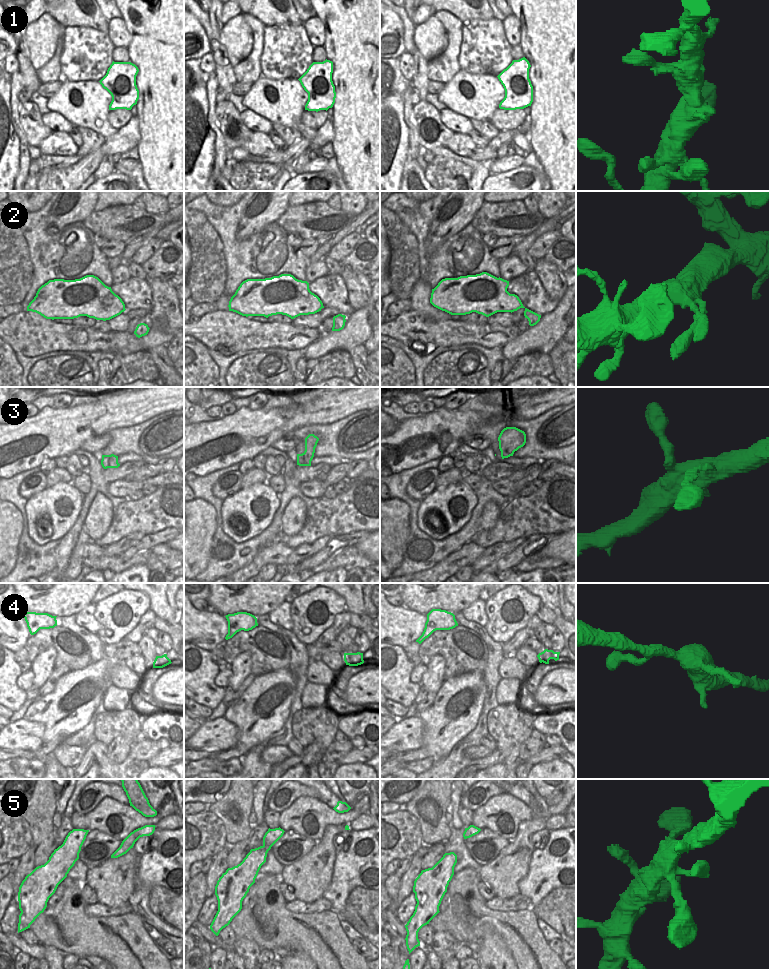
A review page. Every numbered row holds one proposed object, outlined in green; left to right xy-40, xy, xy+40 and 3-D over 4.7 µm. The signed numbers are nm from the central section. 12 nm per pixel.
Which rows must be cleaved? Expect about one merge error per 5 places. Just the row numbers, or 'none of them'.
none of them

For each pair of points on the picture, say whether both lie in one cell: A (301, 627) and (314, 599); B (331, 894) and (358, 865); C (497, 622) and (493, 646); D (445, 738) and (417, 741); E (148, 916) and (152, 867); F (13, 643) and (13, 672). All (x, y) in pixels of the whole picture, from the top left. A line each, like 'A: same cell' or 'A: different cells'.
A: same cell
B: same cell
C: different cells
D: different cells
E: same cell
F: different cells

